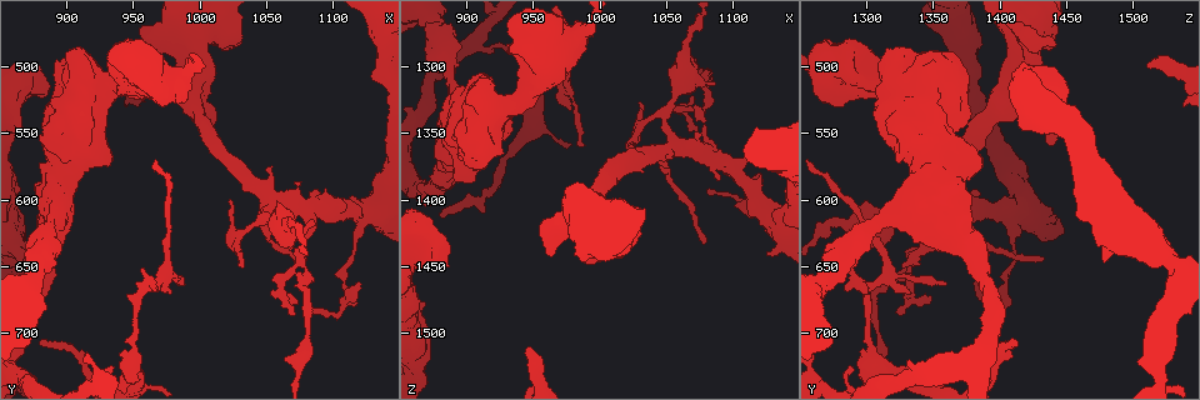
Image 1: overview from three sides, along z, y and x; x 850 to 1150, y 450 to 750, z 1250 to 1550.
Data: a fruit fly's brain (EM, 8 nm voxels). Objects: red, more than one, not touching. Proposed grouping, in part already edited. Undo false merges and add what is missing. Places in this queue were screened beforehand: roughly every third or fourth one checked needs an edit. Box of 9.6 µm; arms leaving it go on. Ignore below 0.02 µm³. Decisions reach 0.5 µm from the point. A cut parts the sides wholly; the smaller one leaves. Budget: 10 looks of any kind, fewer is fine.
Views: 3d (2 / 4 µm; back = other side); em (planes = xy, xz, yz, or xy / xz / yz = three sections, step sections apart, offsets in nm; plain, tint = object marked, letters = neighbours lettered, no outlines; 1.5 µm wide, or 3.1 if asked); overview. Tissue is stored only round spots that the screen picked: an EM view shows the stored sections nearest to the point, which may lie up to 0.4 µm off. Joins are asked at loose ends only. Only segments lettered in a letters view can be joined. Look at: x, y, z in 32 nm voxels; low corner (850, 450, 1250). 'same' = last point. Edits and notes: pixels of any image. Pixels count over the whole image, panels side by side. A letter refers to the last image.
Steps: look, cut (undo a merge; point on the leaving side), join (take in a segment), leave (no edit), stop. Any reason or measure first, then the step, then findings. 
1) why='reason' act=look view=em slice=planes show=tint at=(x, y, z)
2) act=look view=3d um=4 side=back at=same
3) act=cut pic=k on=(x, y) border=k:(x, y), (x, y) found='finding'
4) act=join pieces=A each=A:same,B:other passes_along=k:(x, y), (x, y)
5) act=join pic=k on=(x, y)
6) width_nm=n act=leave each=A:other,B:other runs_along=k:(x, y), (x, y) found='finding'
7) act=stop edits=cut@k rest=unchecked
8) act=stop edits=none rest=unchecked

why='abrupt turn' act=look view=3d um=4 at=(1028, 630, 1344)

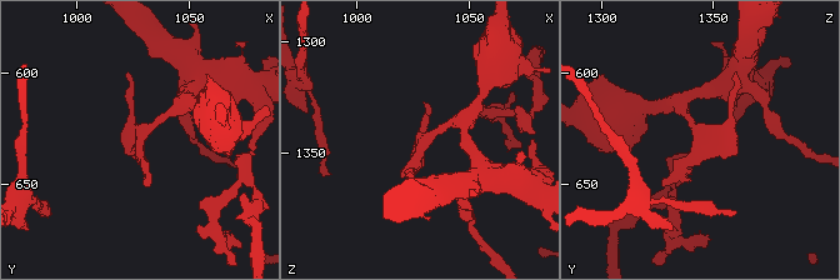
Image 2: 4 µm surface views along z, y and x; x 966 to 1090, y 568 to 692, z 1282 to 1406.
act=look view=em slice=planes show=plain at=(1030, 630, 1343)

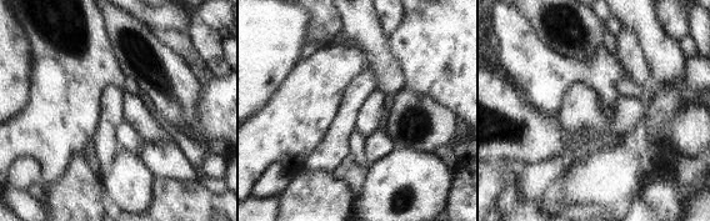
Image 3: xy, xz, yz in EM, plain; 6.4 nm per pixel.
act=look view=em slice=planes show=letters at=same

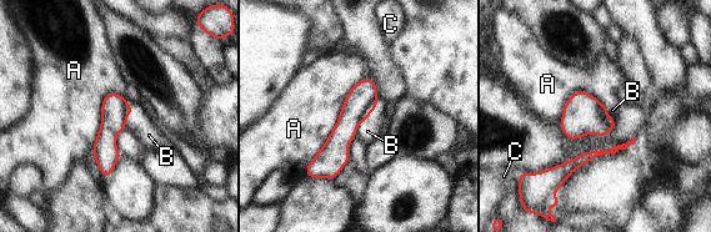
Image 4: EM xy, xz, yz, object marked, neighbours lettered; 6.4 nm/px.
act=leave each=A:other,B:other,C:other runs_along=4:(367, 81), (340, 137), (340, 164) found='all the same neuron'

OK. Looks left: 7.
why='an open end' act=look view=em slice=planes show=letters at=(966, 668, 1282)

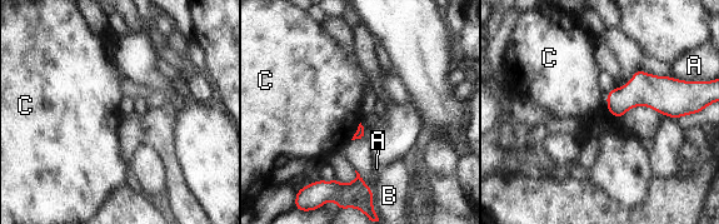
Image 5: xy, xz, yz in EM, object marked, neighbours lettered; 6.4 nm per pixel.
act=leave each=A:other,B:other,C:other border=5:(360, 123), (350, 139) found='no lettered segment goes on from it'

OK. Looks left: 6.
why='long arm stops here' act=look view=em slice=xy step=4 show=letters at=(880, 708, 1414)

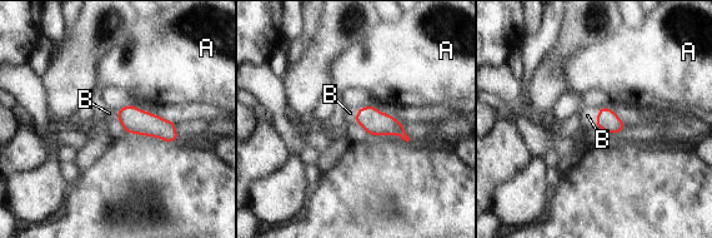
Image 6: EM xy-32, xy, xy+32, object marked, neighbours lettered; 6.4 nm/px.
act=look view=em slice=planes show=letters at=same

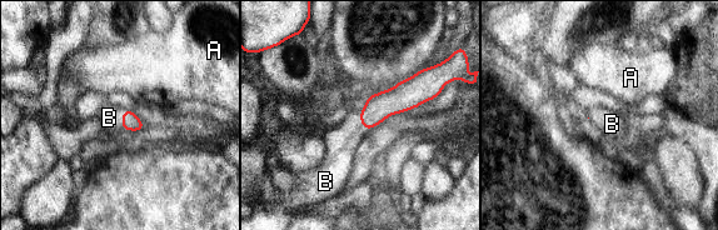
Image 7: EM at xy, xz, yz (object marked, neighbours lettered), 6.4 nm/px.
act=join pieces=B each=A:other,B:same found='the neuron continues'

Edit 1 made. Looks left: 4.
act=look view=overview

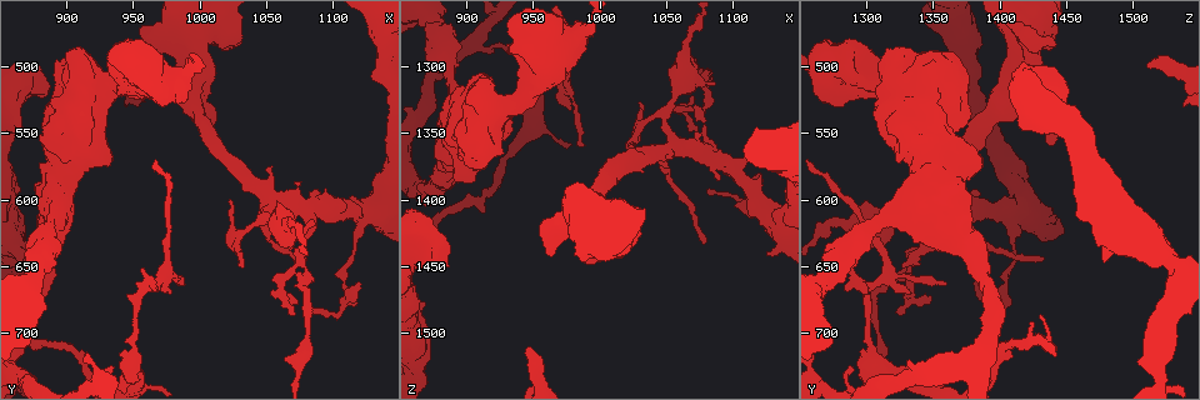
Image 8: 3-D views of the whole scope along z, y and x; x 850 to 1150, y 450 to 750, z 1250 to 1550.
why='tapers out' act=look view=em slice=planes show=letters at=(1120, 664, 1378)

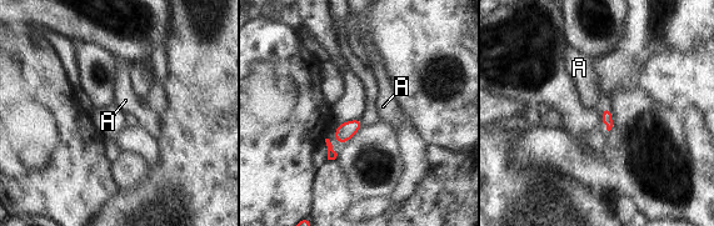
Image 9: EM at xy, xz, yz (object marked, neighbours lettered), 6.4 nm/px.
act=join pieces=A each=A:same passes_along=9:(607, 114), (603, 110), (584, 76) found='the neuron continues'

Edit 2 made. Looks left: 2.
act=stop edits=join@7,join@9 rest=unchecked

